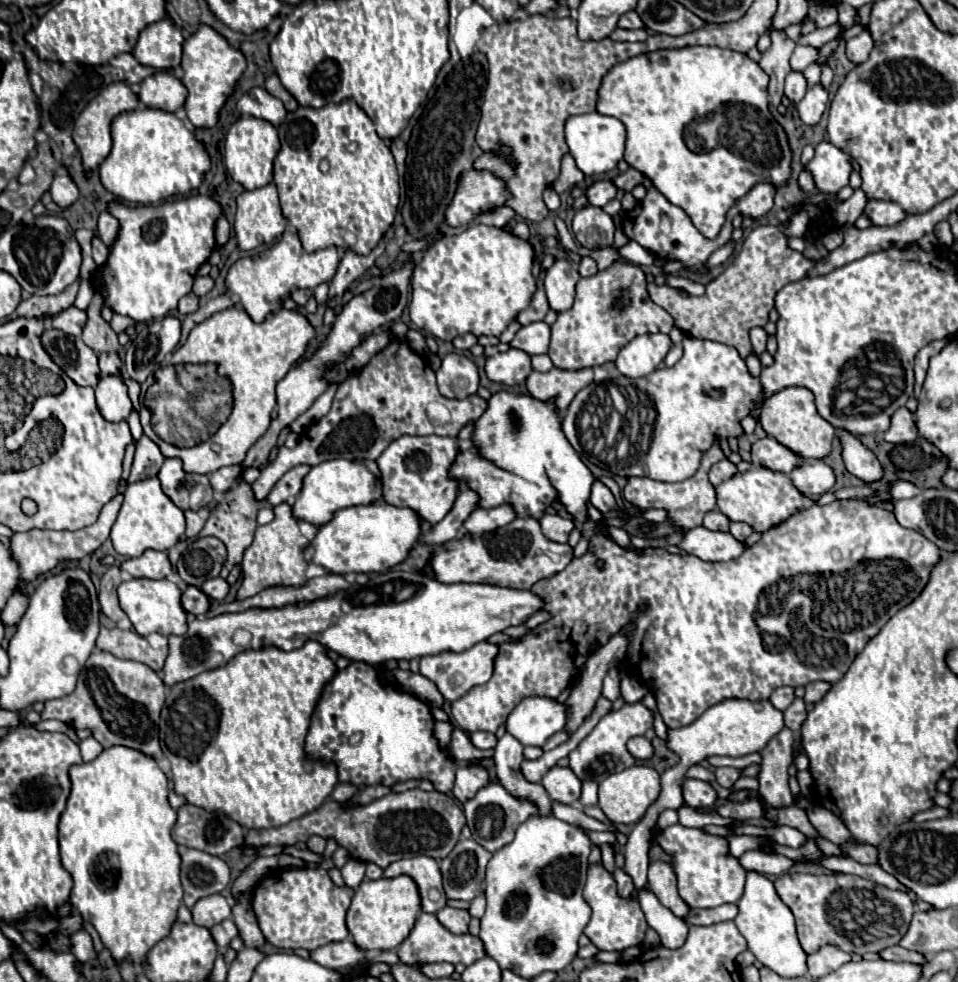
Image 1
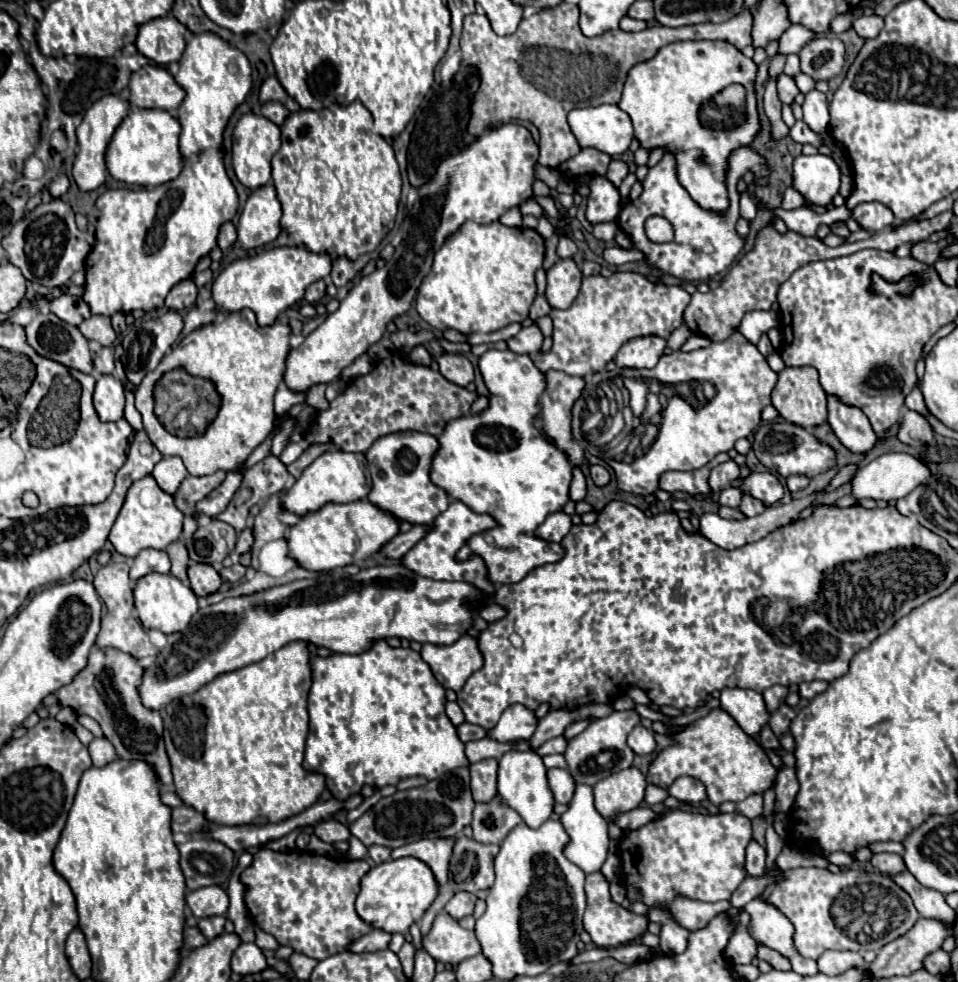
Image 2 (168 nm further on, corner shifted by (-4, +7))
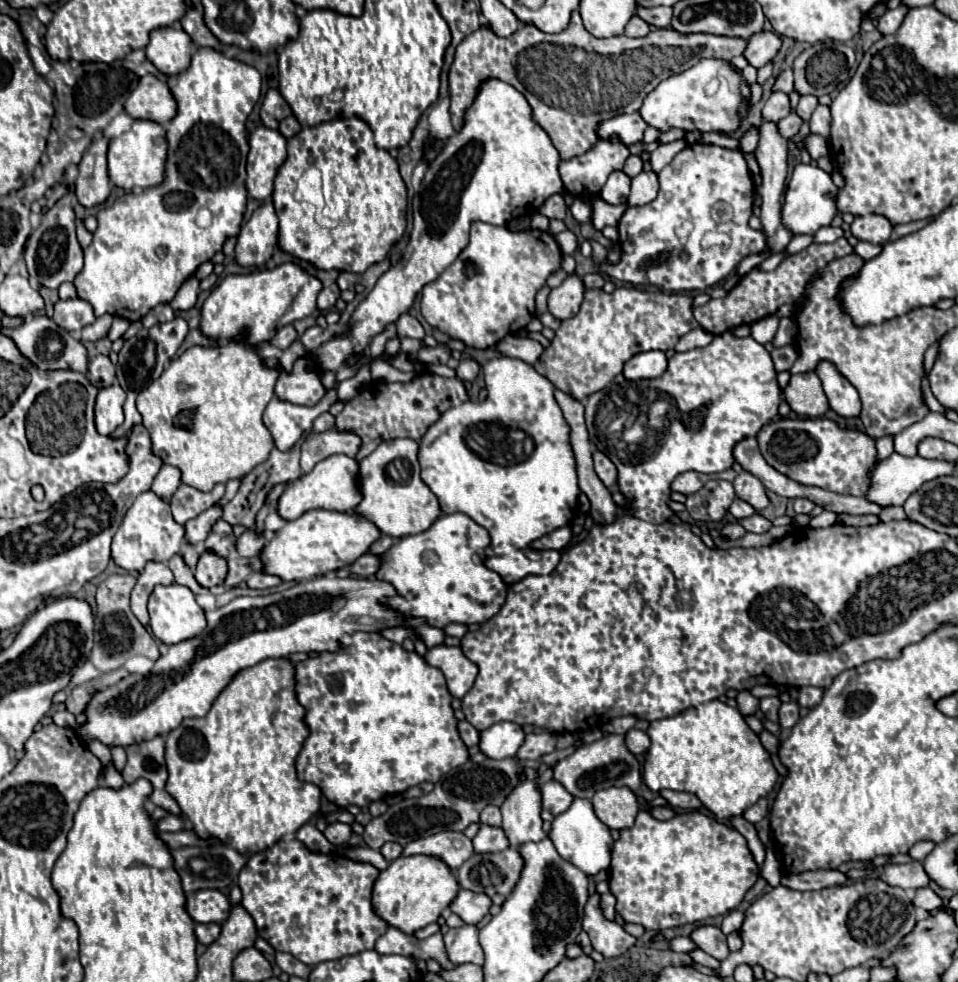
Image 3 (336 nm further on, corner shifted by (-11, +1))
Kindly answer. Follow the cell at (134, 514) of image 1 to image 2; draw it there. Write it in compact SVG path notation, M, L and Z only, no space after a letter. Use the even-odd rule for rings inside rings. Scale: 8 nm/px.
M152 475L138 479L128 489L126 501L122 505L122 511L118 513L118 519L110 531L110 541L114 549L126 557L136 557L142 549L166 549L172 541L180 539L182 533L182 511L174 505L174 497L164 493L156 479Z

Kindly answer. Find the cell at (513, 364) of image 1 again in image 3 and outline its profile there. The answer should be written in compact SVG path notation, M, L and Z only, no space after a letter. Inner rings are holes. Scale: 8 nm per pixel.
M497 357L483 365L485 369L485 387L487 397L485 401L465 401L459 407L447 409L421 437L419 441L419 465L421 465L421 479L439 499L443 513L465 513L477 525L487 529L491 543L487 547L487 555L505 555L513 549L523 549L531 541L563 527L573 521L577 499L579 499L579 485L577 485L577 465L575 455L569 443L569 425L563 419L563 413L553 397L555 387L543 379L529 363L511 357ZM475 423L495 423L507 425L509 429L521 429L533 441L531 453L527 459L513 461L509 465L499 465L493 461L485 461L477 455L465 441L465 433Z

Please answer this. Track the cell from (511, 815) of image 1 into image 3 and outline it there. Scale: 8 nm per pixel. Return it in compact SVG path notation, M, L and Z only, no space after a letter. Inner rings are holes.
M481 825L479 833L473 837L473 847L475 847L475 853L497 853L507 849L509 843L501 827Z

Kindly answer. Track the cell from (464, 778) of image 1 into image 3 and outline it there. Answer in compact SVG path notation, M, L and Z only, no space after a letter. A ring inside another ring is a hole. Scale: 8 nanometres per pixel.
M485 807L483 815L481 815L481 823L491 825L491 827L501 827L501 811L499 811L499 807Z

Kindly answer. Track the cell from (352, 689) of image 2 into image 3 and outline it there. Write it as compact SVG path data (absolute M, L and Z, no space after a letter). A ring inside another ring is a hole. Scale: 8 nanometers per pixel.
M353 633L349 637L349 645L343 647L339 653L319 653L317 657L309 657L301 663L295 665L295 695L297 695L297 701L299 705L305 709L305 725L309 729L309 735L307 739L303 741L303 749L301 753L297 755L295 759L295 765L297 765L297 777L301 781L307 781L307 783L313 783L321 789L323 797L327 797L331 803L339 805L339 807L347 807L347 805L357 805L357 807L367 807L369 803L373 801L379 801L387 795L397 795L397 793L403 793L405 789L413 787L413 785L419 785L423 781L431 781L431 783L437 783L441 775L445 775L447 771L463 765L467 759L469 759L469 753L467 753L467 747L465 743L459 739L459 733L455 731L457 727L457 719L453 715L453 709L451 709L451 693L447 691L447 685L445 685L445 679L443 679L443 673L431 665L425 663L423 657L419 657L417 653L409 653L405 651L401 645L393 643L393 641L387 641L385 637L381 637L379 633Z

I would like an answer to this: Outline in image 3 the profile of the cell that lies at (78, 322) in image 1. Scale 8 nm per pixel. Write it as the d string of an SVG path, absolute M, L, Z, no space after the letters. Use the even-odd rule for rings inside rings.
M69 299L69 301L57 301L55 303L55 313L53 313L53 321L67 329L83 329L85 325L95 323L95 315L91 311L91 305L83 299Z

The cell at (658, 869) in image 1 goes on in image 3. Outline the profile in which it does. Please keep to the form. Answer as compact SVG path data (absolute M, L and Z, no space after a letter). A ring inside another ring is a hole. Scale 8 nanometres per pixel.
M713 925L699 927L699 929L693 931L691 939L699 945L699 949L703 949L705 953L713 955L719 961L723 961L729 955L729 947L727 947L725 935L723 935L723 931L719 927L713 927Z

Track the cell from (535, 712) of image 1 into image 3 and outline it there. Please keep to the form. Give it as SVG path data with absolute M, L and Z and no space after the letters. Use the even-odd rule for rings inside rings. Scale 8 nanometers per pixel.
M495 723L489 729L479 733L479 751L489 759L505 759L515 757L517 749L521 747L525 733L515 723Z

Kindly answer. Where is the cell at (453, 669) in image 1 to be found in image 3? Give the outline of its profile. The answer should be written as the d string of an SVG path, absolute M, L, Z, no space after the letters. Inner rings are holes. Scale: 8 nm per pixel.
M445 645L431 647L425 655L425 661L441 669L447 681L447 689L453 697L461 699L473 687L477 667L463 655L459 647L445 647Z

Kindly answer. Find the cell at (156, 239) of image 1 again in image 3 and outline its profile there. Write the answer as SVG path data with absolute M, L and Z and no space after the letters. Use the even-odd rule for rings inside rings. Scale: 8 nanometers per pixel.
M201 47L193 55L189 69L177 75L175 85L171 85L171 95L177 103L177 115L167 125L167 173L163 183L143 189L141 193L125 193L111 207L97 213L99 227L93 233L91 245L85 249L85 265L73 279L77 297L89 301L97 317L109 313L127 321L137 321L159 303L169 303L183 281L189 279L201 263L221 251L227 237L239 233L247 203L245 165L249 139L245 121L261 95L261 75L251 65L229 59L209 47ZM203 207L211 211L209 227L199 227L195 223L197 211Z

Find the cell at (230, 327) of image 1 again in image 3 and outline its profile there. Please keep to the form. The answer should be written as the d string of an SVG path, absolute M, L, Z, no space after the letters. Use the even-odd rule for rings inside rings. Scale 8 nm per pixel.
M233 341L219 347L191 347L139 393L137 409L151 435L153 453L165 453L163 463L177 467L185 485L207 493L215 483L247 475L275 447L271 433L263 425L263 411L275 395L273 387L275 371L259 363L253 347ZM181 411L191 415L187 427L175 425Z

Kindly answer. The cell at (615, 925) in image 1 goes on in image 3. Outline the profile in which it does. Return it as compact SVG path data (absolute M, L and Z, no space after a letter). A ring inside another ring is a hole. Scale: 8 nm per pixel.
M593 893L583 909L583 929L587 931L591 945L595 951L599 951L603 957L619 957L623 955L629 947L635 945L635 937L629 935L621 925L615 921L603 919L599 911L599 895Z

